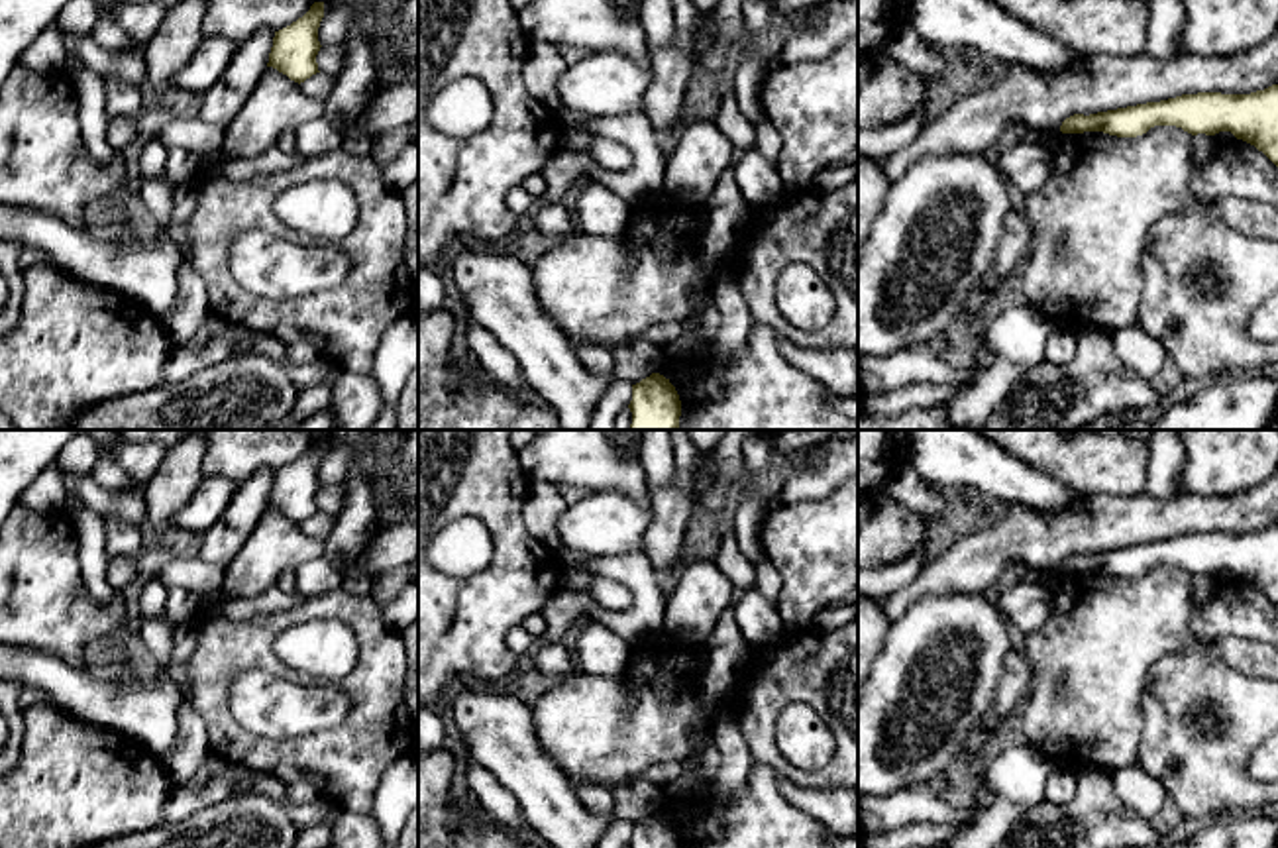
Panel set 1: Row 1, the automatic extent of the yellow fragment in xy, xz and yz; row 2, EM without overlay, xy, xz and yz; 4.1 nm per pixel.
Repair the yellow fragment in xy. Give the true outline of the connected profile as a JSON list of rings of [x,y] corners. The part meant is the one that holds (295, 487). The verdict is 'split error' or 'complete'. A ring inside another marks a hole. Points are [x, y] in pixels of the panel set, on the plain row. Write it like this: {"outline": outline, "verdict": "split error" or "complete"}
{"outline": [[[314,442],[302,457],[275,471],[267,506],[277,508],[298,524],[320,512],[316,495],[322,487],[318,481],[322,457],[324,442]]], "verdict": "complete"}

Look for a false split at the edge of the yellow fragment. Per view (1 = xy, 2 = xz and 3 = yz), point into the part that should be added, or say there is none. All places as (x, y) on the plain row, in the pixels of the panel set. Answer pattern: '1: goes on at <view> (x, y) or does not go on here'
1: does not go on here
2: does not go on here
3: does not go on here

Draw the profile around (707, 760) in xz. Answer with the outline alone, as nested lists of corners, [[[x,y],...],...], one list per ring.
[[[711,740],[697,754],[697,775],[711,783],[715,779],[719,768],[720,768],[720,754],[719,754],[715,742]]]

